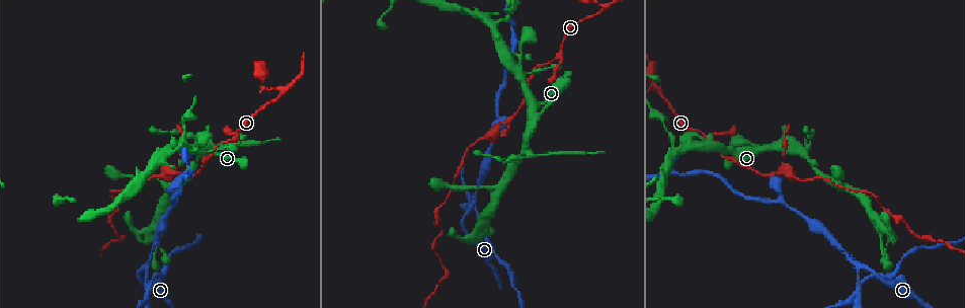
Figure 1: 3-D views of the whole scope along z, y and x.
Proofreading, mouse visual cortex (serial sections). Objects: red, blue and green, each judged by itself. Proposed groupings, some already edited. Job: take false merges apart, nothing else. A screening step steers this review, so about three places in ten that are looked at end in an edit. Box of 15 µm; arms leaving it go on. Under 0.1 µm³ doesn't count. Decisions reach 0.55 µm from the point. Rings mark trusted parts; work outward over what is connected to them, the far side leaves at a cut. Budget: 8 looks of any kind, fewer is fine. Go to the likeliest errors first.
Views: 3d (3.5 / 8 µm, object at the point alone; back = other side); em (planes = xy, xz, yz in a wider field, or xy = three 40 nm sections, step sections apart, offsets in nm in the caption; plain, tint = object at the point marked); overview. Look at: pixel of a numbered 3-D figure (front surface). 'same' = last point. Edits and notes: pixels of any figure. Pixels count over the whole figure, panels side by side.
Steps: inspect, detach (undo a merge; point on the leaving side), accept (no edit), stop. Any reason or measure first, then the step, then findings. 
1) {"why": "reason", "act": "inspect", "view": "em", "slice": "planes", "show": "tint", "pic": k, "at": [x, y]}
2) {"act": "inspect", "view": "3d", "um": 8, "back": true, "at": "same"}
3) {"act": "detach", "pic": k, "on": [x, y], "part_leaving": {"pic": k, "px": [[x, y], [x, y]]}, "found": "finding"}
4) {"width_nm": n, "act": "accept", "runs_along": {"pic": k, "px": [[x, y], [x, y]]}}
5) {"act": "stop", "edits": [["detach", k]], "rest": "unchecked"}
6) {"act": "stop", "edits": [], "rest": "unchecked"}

{"why": "looks like a crossing", "act": "inspect", "view": "3d", "um": 3.5, "pic": 1, "at": [861, 286]}

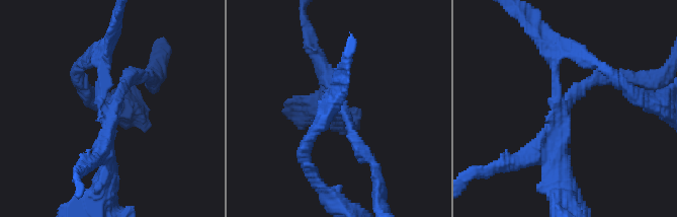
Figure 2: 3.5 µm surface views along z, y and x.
{"arms": 4, "arm_widths_nm": [150, 200, 200, 250], "why": "shape alone is not enough", "act": "inspect", "view": "em", "slice": "xy", "step": 1, "show": "tint", "pic": 2, "at": [107, 108]}

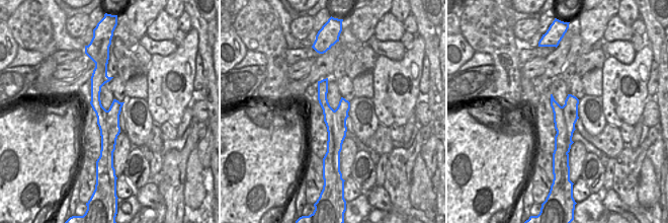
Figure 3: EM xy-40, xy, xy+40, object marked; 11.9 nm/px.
{"act": "detach", "pic": 2, "on": [592, 81], "part_leaving": {"pic": 2, "px": [[342, 107], [376, 177]]}, "found": "two cells meet here"}

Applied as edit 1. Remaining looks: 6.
{"act": "inspect", "view": "overview"}

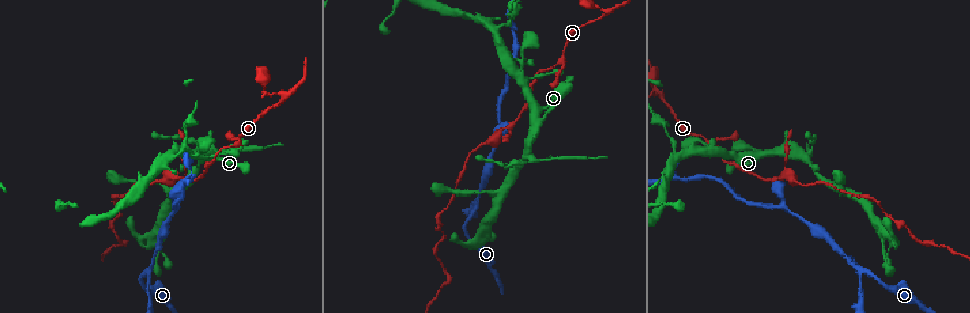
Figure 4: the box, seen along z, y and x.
{"why": "abrupt turn", "act": "inspect", "view": "3d", "um": 3.5, "pic": 4, "at": [664, 100]}

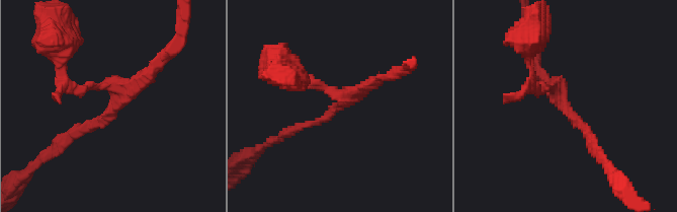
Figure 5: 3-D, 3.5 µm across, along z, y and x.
{"act": "inspect", "view": "em", "slice": "planes", "show": "tint", "pic": 5, "at": [560, 103]}

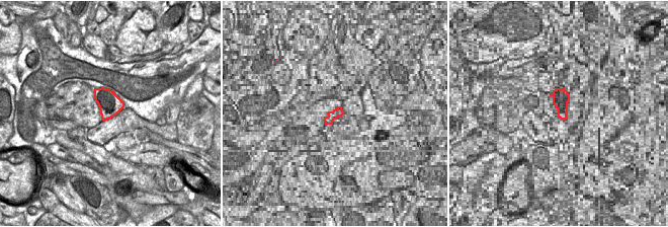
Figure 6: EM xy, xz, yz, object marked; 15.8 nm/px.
{"width_nm": 360, "act": "accept", "runs_along": {"pic": 5, "px": [[592, 138], [554, 85], [532, 82]]}, "found": "one cell here"}

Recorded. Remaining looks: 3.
{"why": "three-way junction", "act": "inspect", "view": "3d", "um": 3.5, "pic": 4, "at": [788, 209]}

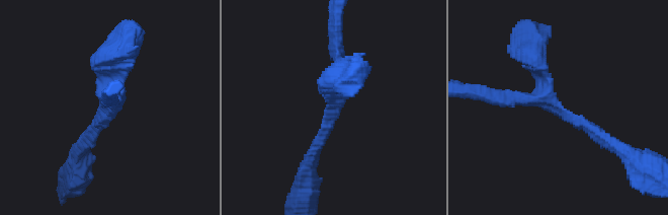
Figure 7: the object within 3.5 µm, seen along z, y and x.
{"arms": 3, "arm_widths_nm": [200, 200, 200], "why": "need the tissue", "act": "inspect", "view": "em", "slice": "xy", "step": 2, "show": "tint", "pic": 7, "at": [557, 107]}

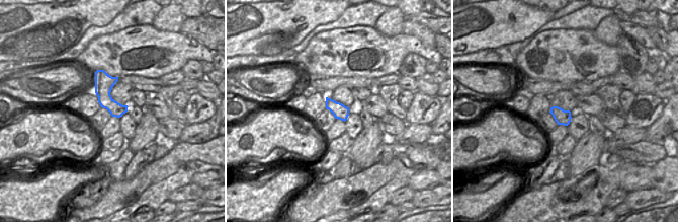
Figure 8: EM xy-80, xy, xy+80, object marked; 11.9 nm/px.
{"act": "accept", "runs_along": {"pic": 7, "px": [[607, 140], [543, 99], [493, 96]]}, "found": "continuous, no second cell"}

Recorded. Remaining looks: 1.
{"act": "stop", "edits": [["detach", 2]], "rest": "unchecked"}

